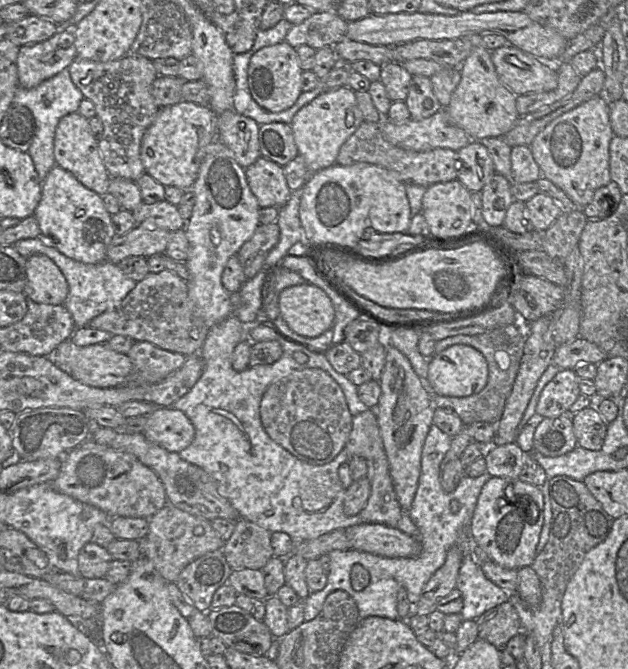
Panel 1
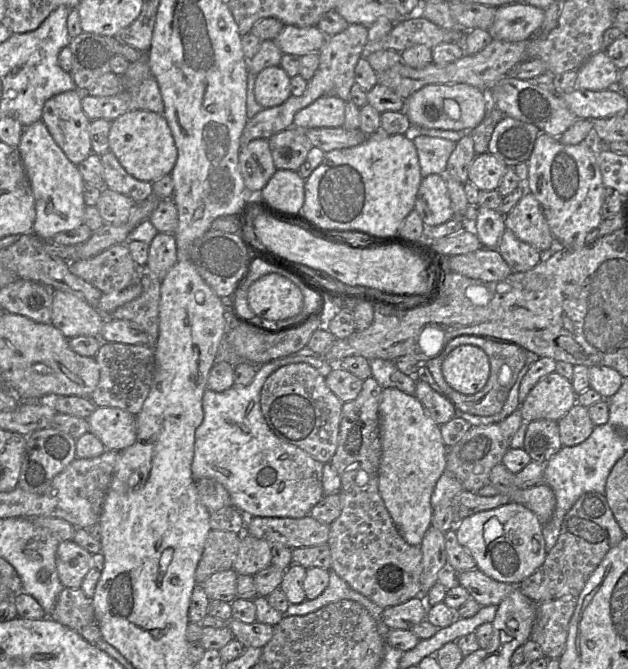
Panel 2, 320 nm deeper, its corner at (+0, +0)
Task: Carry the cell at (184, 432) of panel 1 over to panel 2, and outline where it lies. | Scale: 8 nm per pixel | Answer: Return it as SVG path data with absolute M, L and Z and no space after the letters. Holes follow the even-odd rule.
M97 407L87 418L89 431L95 434L106 450L121 451L136 440L135 415L116 407Z

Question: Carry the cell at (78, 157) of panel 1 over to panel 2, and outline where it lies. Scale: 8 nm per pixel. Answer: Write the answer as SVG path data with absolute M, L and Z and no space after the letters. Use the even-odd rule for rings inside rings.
M70 90L48 99L41 120L56 144L75 165L91 153L90 120L82 109L82 93Z

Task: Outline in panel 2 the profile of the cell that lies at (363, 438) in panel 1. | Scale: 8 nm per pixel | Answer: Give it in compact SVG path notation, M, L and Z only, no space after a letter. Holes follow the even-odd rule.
M371 375L364 380L356 399L343 403L338 446L330 463L341 479L341 513L329 526L328 546L331 569L353 590L382 608L388 608L421 596L422 551L408 544L398 532L379 492L379 466L382 455L379 405L383 388Z

